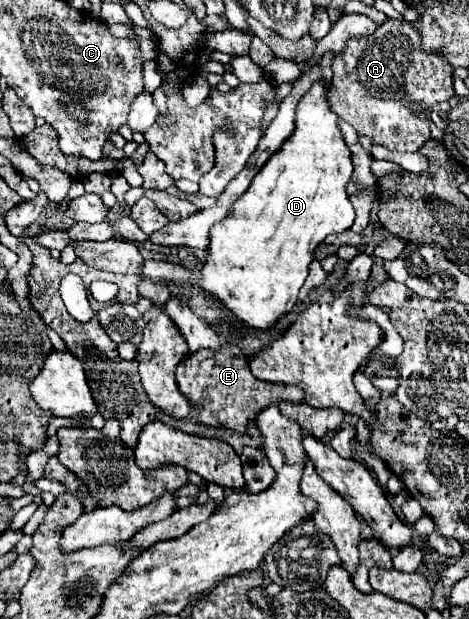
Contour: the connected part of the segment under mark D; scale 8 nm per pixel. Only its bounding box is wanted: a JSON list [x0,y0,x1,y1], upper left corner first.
[141,81,355,329]

